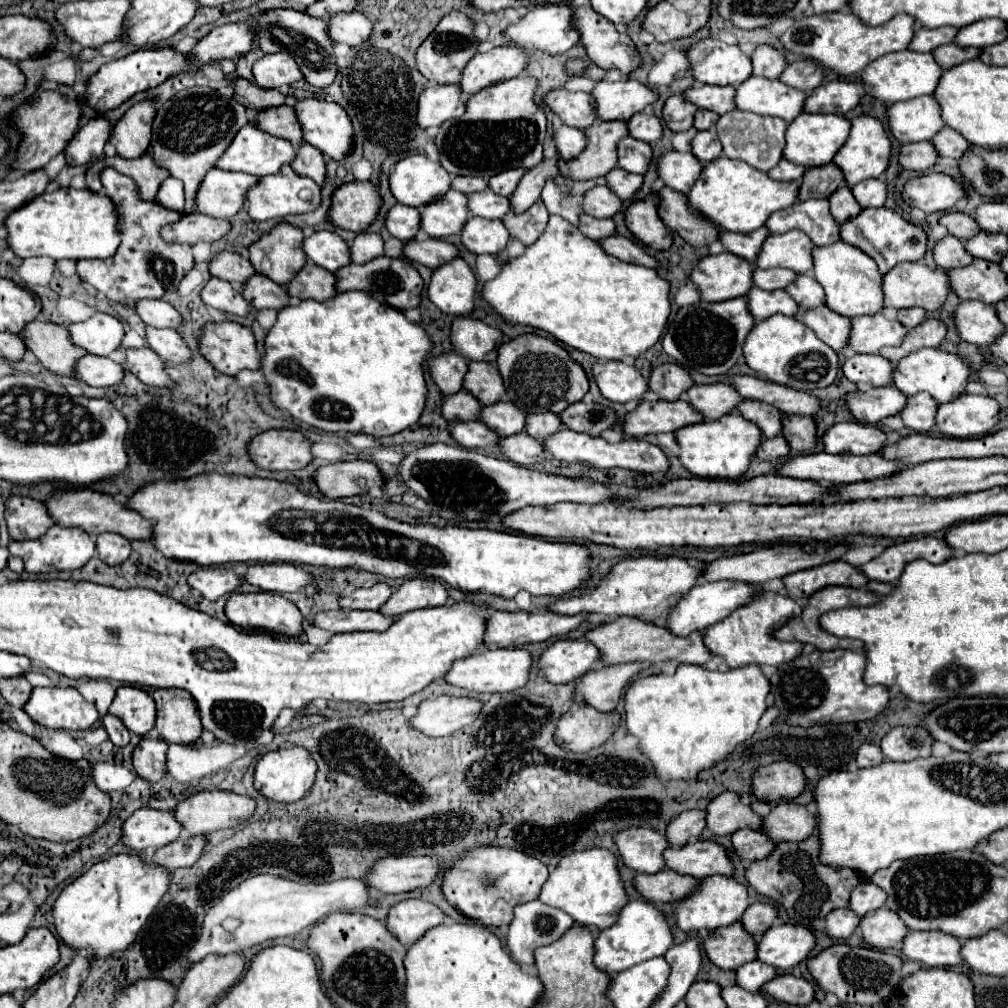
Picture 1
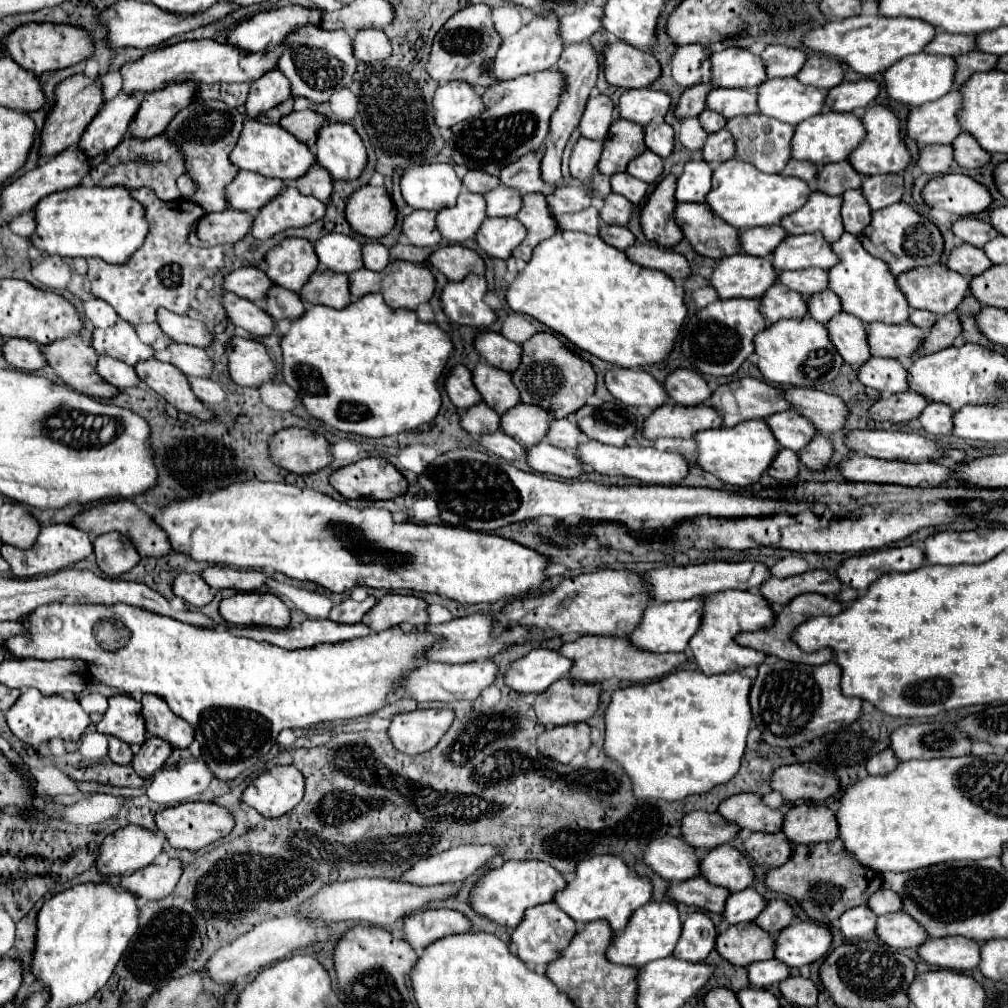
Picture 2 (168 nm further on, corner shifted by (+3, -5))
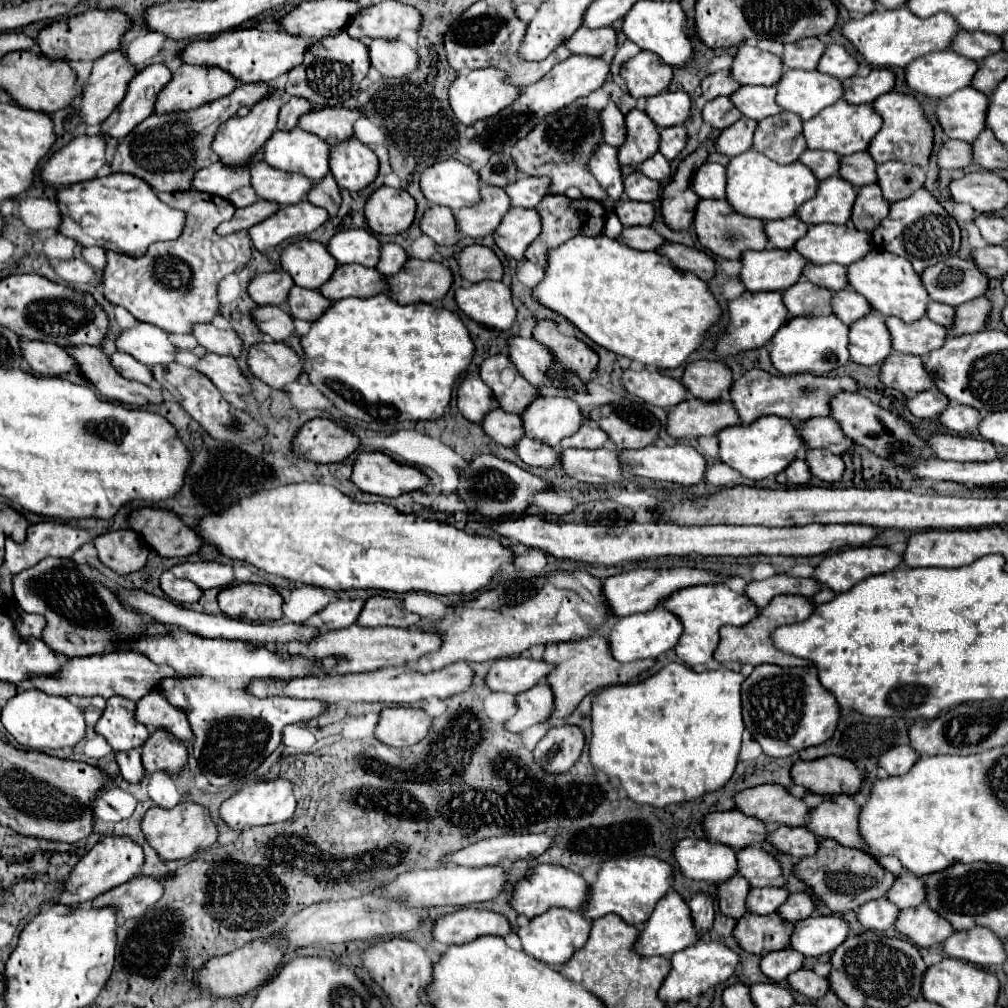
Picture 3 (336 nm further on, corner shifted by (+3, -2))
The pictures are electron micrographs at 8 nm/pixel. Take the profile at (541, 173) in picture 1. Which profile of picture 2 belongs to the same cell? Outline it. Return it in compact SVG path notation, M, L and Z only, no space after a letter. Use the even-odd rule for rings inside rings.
M589 43L567 45L563 49L557 65L559 65L559 71L565 73L567 89L561 97L561 103L559 103L557 111L551 117L551 131L545 139L545 155L543 155L543 161L541 161L541 177L543 177L543 181L549 181L549 183L559 183L559 179L561 179L561 155L563 155L565 143L571 137L571 131L577 127L577 123L581 119L581 113L585 111L585 101L589 99L589 91L595 87L597 73L599 73L597 51Z

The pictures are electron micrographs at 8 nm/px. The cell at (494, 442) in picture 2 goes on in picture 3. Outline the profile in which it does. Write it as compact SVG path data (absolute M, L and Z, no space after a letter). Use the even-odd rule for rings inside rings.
M523 436L513 444L515 454L527 464L527 466L559 466L557 462L557 450L551 446L545 446L543 442L531 440Z

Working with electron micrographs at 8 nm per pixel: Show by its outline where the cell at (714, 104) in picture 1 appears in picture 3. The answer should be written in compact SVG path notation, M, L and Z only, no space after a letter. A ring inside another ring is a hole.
M741 86L729 98L743 116L753 120L761 120L781 112L781 108L773 102L775 98L773 86L771 88L769 86Z

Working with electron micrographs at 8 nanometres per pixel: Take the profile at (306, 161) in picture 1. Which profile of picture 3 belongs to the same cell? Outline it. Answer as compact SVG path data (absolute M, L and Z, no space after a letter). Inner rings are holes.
M327 174L325 178L321 178L319 182L313 184L313 188L307 194L307 200L315 206L325 208L331 216L337 214L339 204L341 204L341 196L339 196L339 186L335 182L335 178L331 174Z

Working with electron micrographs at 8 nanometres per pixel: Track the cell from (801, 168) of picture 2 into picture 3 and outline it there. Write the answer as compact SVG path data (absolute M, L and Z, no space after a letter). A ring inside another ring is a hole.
M805 150L805 154L801 154L799 162L803 162L815 174L817 180L825 180L825 178L837 174L839 156L833 152L823 152L823 150Z

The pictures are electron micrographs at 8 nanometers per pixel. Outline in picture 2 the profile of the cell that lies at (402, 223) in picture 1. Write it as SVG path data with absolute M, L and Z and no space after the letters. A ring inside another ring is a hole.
M413 211L403 221L403 235L417 247L439 247L443 237L439 237L435 227L435 215L437 211Z

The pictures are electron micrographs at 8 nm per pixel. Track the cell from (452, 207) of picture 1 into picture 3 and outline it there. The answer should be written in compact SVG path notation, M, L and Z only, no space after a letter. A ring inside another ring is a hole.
M483 186L481 202L453 212L453 218L457 230L463 236L479 238L479 236L493 234L493 230L499 226L507 210L509 210L509 196L505 194L505 190L495 186Z

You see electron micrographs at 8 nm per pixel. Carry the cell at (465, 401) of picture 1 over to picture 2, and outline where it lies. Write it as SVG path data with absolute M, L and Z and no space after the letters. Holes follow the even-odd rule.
M479 403L461 415L461 427L471 435L495 433L499 431L499 419L501 419L499 413L495 413L489 405Z

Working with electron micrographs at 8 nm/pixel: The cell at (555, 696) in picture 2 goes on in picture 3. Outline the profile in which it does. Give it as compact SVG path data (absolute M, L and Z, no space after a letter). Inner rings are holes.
M541 682L533 686L531 690L525 690L517 694L517 714L507 720L507 730L523 732L535 724L543 724L553 714L553 690L547 682Z

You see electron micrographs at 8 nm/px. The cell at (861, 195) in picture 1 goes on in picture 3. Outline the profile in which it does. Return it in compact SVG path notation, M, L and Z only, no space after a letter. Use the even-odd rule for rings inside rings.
M885 162L877 166L877 184L887 202L909 198L925 182L925 172L919 166L903 162Z

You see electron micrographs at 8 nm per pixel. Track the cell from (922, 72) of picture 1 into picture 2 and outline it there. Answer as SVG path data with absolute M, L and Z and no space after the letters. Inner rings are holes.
M917 53L913 57L903 57L901 61L897 61L897 65L891 65L885 71L887 93L905 105L923 105L951 91L955 71L957 71L957 65L953 57L929 55L929 53Z

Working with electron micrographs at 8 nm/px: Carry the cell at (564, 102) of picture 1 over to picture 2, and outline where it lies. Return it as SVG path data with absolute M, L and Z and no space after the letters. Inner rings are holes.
M605 95L599 97L591 97L587 101L585 113L581 117L579 123L579 131L583 137L587 139L595 139L595 141L603 141L609 137L609 127L613 123L613 101Z

